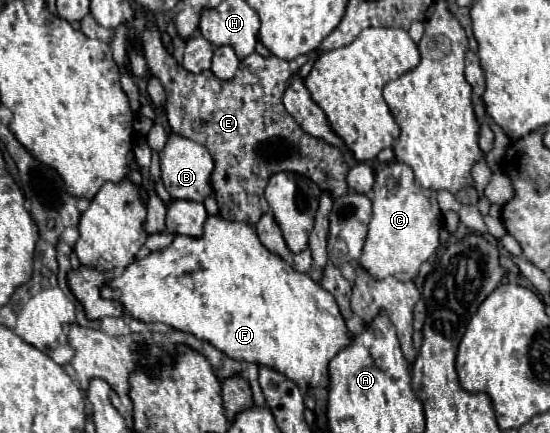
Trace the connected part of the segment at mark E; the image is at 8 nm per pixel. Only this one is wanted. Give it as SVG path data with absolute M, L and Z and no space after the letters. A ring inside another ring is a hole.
M158 26L144 28L142 48L150 74L156 76L166 90L169 128L174 134L204 144L214 158L210 186L218 200L220 214L226 220L238 220L254 226L258 218L268 212L268 206L264 204L264 188L270 176L278 172L308 176L322 190L330 192L332 198L348 194L348 164L344 162L342 150L326 144L322 138L306 134L282 104L286 82L290 74L300 70L306 56L286 62L276 56L260 56L254 52L240 62L234 78L220 80L212 70L204 70L200 74L184 70L162 42Z

